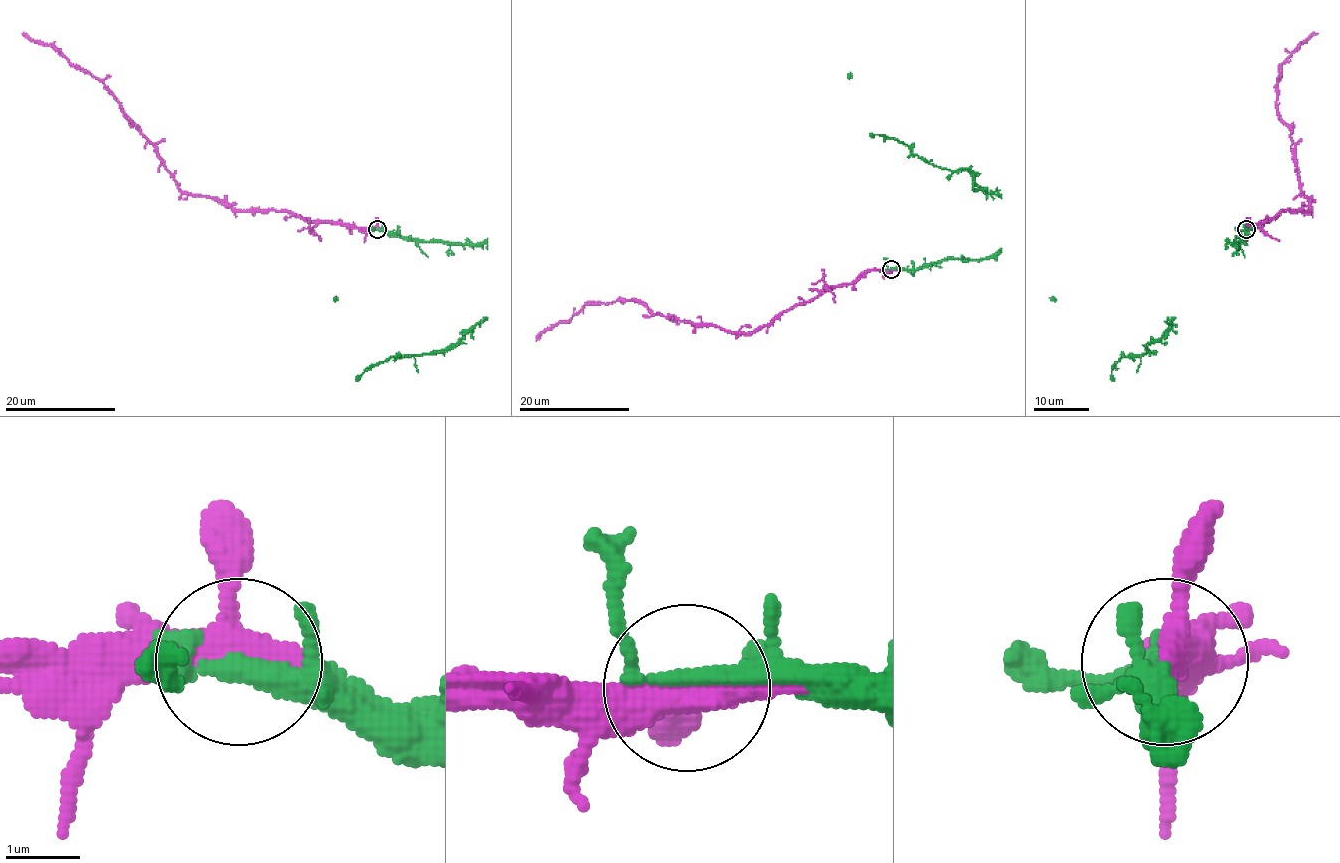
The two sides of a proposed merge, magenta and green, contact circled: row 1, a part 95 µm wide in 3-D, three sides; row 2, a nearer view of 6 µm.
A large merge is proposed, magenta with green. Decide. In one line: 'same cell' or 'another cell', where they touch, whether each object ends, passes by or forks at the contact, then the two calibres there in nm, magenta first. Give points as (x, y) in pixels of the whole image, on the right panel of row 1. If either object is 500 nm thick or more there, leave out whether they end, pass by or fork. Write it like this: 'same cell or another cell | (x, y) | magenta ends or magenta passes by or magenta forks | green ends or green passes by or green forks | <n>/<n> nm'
same cell | (1246, 229) | magenta forks | green forks | 360/200 nm

